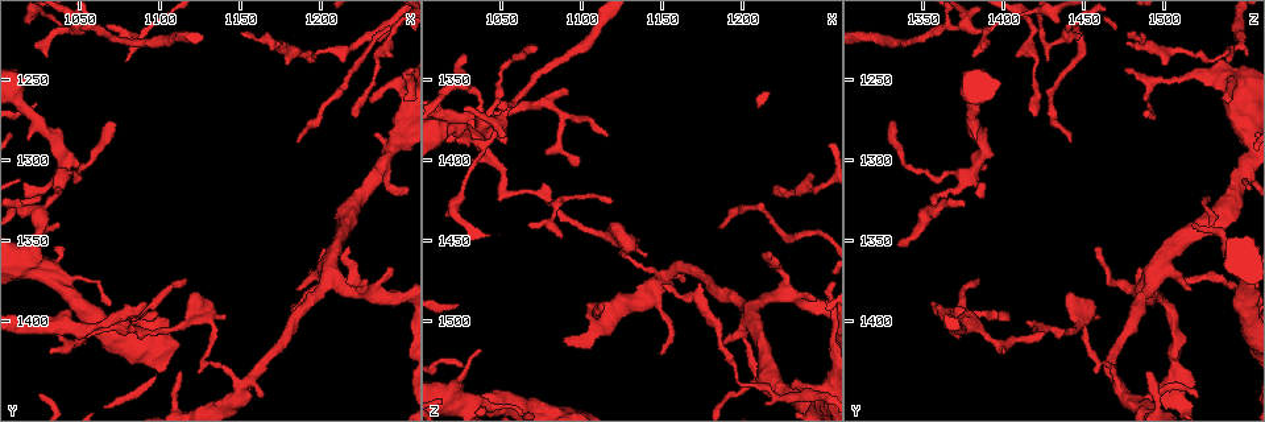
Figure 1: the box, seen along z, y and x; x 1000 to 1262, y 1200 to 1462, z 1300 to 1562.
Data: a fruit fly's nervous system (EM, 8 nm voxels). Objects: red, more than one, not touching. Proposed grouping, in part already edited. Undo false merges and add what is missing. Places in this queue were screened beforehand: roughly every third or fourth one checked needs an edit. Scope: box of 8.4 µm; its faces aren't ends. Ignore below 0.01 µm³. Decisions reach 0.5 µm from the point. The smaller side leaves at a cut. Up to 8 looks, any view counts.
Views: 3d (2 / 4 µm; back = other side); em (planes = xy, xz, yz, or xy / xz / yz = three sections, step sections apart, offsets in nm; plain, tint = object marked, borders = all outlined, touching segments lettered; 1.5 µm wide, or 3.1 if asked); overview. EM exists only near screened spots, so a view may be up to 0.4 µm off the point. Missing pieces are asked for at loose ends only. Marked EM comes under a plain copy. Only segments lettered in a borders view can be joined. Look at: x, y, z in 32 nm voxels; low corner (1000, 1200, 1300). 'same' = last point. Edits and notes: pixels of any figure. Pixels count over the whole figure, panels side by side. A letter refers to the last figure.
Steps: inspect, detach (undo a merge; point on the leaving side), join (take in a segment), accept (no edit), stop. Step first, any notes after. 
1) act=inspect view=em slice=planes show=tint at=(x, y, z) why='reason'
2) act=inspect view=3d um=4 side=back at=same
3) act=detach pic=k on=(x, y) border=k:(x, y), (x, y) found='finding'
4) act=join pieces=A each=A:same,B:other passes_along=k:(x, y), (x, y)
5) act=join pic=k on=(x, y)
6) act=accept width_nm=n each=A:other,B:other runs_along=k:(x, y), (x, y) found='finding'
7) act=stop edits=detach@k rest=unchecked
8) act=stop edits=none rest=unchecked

act=inspect view=em slice=planes show=borders at=(1226, 1382, 1484) why='three-way junction'

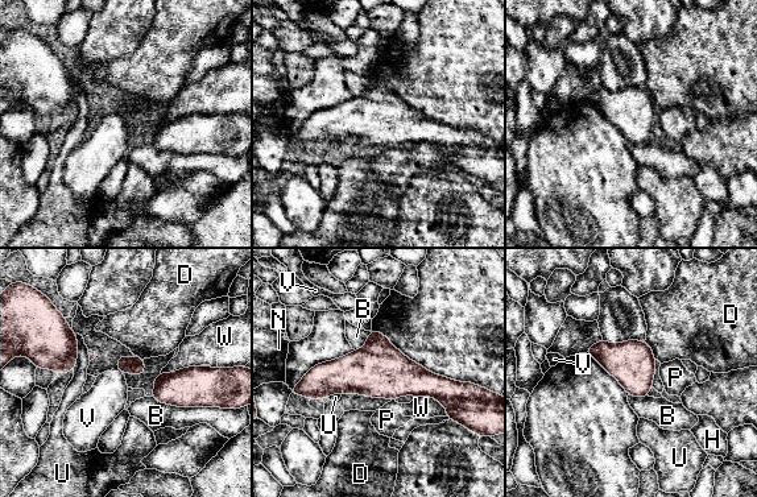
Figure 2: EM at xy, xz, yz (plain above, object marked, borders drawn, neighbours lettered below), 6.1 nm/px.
act=accept each=B:other,D:other,H:other,N:other,P:other,U:other,V:other,W:other runs_along=2:(456, 385), (325, 379), (301, 389) found='one neuron here'

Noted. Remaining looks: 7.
act=inspect view=em slice=xy step=8 show=borders at=(1220, 1272, 1418)

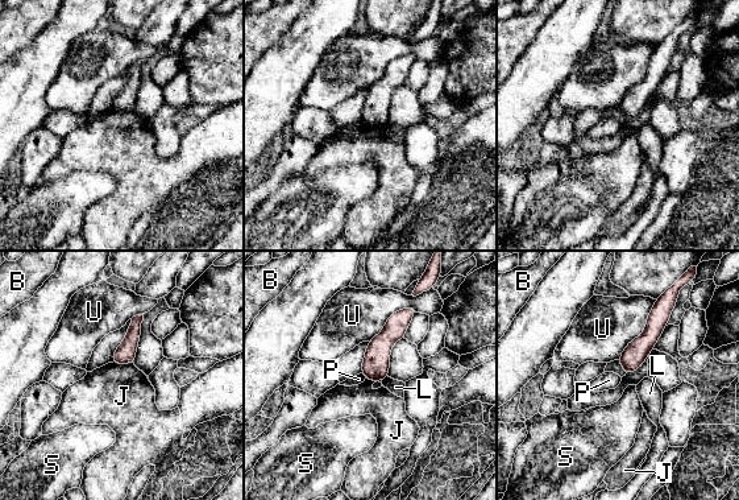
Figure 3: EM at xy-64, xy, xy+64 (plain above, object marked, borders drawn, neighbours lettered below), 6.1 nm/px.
act=inspect view=em slice=planes show=borders at=same why='cut it another way'

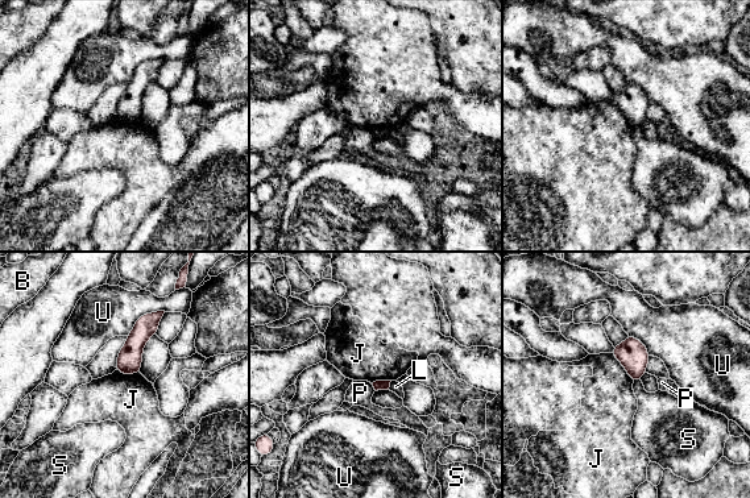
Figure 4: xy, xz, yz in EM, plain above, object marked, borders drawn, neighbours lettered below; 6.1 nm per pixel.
act=accept longest_contact=U:280nm each=B:other,J:other,L:other,P:other,S:other,U:other border=4:(610, 353), (633, 382) found='no lettered segment goes on from it'

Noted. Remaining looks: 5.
act=inspect view=em slice=planes show=borders at=(1116, 1374, 1386) why='an open end'

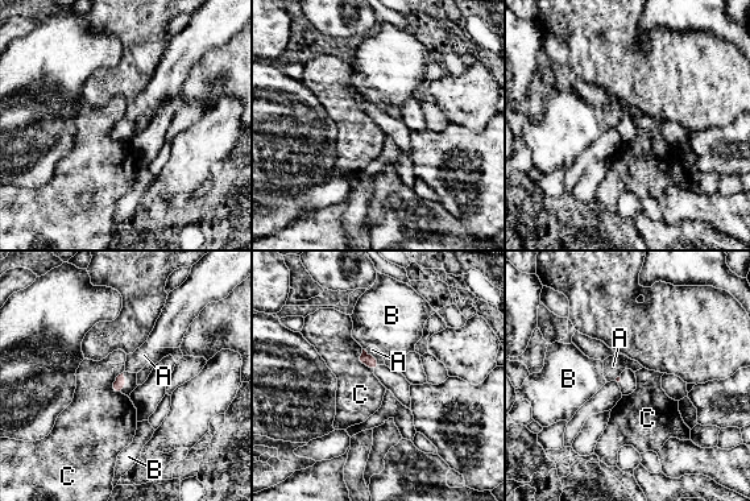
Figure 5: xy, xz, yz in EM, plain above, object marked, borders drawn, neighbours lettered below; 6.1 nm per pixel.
act=accept each=A:other,B:other,C:other border=5:(121, 372), (110, 386), (119, 394) found='none of them fits'

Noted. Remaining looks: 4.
act=stop edits=none rest=unchecked

